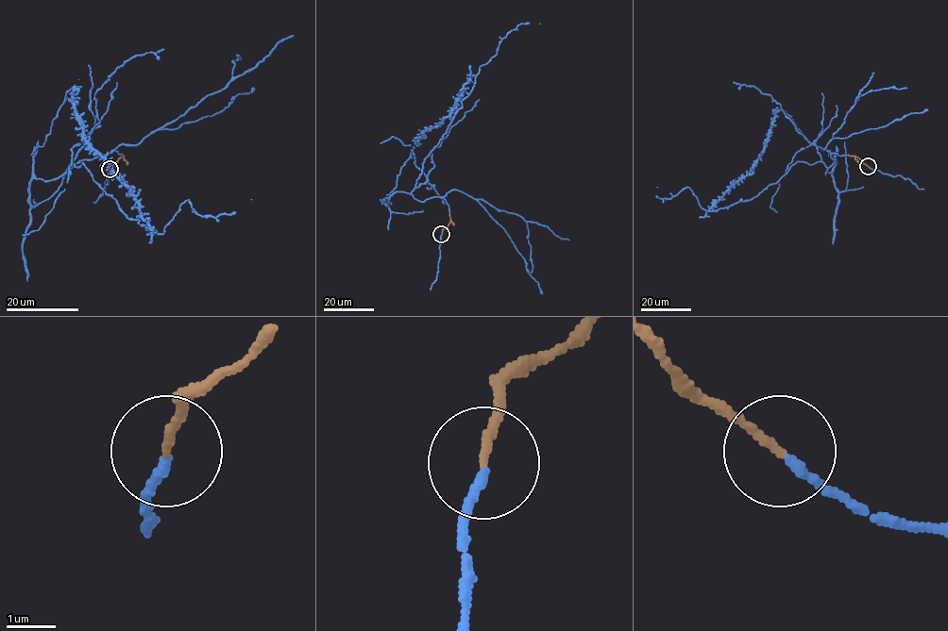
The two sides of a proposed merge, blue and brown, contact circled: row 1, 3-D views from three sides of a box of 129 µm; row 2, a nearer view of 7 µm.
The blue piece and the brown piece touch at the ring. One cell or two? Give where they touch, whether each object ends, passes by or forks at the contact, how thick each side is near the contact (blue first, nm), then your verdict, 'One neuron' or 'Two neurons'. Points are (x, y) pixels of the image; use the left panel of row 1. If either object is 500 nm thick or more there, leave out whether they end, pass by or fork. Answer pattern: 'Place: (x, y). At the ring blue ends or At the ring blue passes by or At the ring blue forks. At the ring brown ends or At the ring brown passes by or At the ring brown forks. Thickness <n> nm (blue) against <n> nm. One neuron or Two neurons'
Place: (110, 169). At the ring blue ends. At the ring brown ends. Thickness 190 nm (blue) against 160 nm. One neuron

